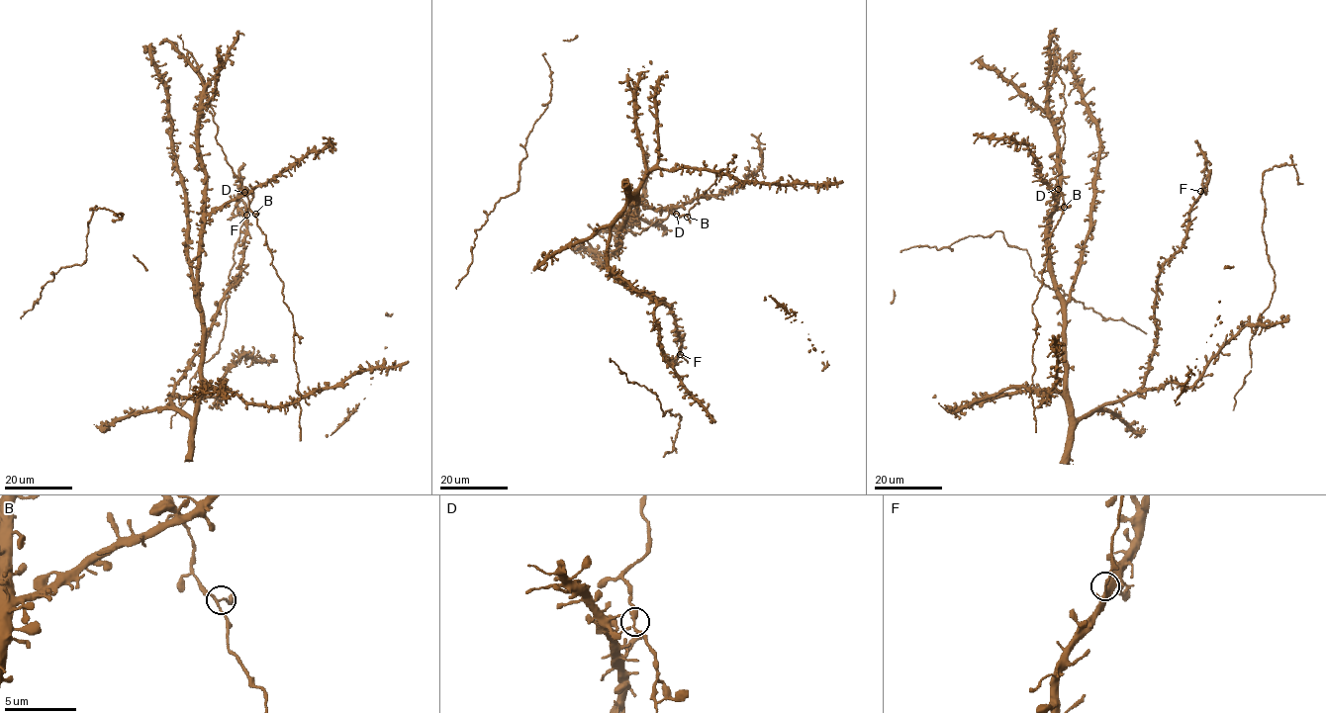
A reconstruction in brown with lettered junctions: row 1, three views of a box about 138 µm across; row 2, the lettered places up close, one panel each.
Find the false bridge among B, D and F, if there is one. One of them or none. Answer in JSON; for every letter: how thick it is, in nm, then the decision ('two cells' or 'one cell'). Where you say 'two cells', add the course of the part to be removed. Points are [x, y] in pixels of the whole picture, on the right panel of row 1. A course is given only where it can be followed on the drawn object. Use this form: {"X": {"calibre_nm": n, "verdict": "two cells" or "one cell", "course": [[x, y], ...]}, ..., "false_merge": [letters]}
{"B": {"calibre_nm": 140, "verdict": "one cell"}, "D": {"calibre_nm": 240, "verdict": "one cell"}, "F": {"calibre_nm": 240, "verdict": "two cells", "course": [[1200, 191], [1206, 166]]}, "false_merge": ["F"]}

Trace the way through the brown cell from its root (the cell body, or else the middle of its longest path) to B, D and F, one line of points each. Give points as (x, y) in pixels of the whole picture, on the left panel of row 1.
B: (198, 397), (202, 308), (198, 269), (205, 217), (244, 193), (249, 209), (255, 214)
D: (198, 397), (202, 308), (198, 269), (205, 217), (244, 192)
F: (198, 397), (192, 418), (172, 404), (175, 383), (211, 325), (223, 293), (239, 274), (243, 257), (246, 215)

